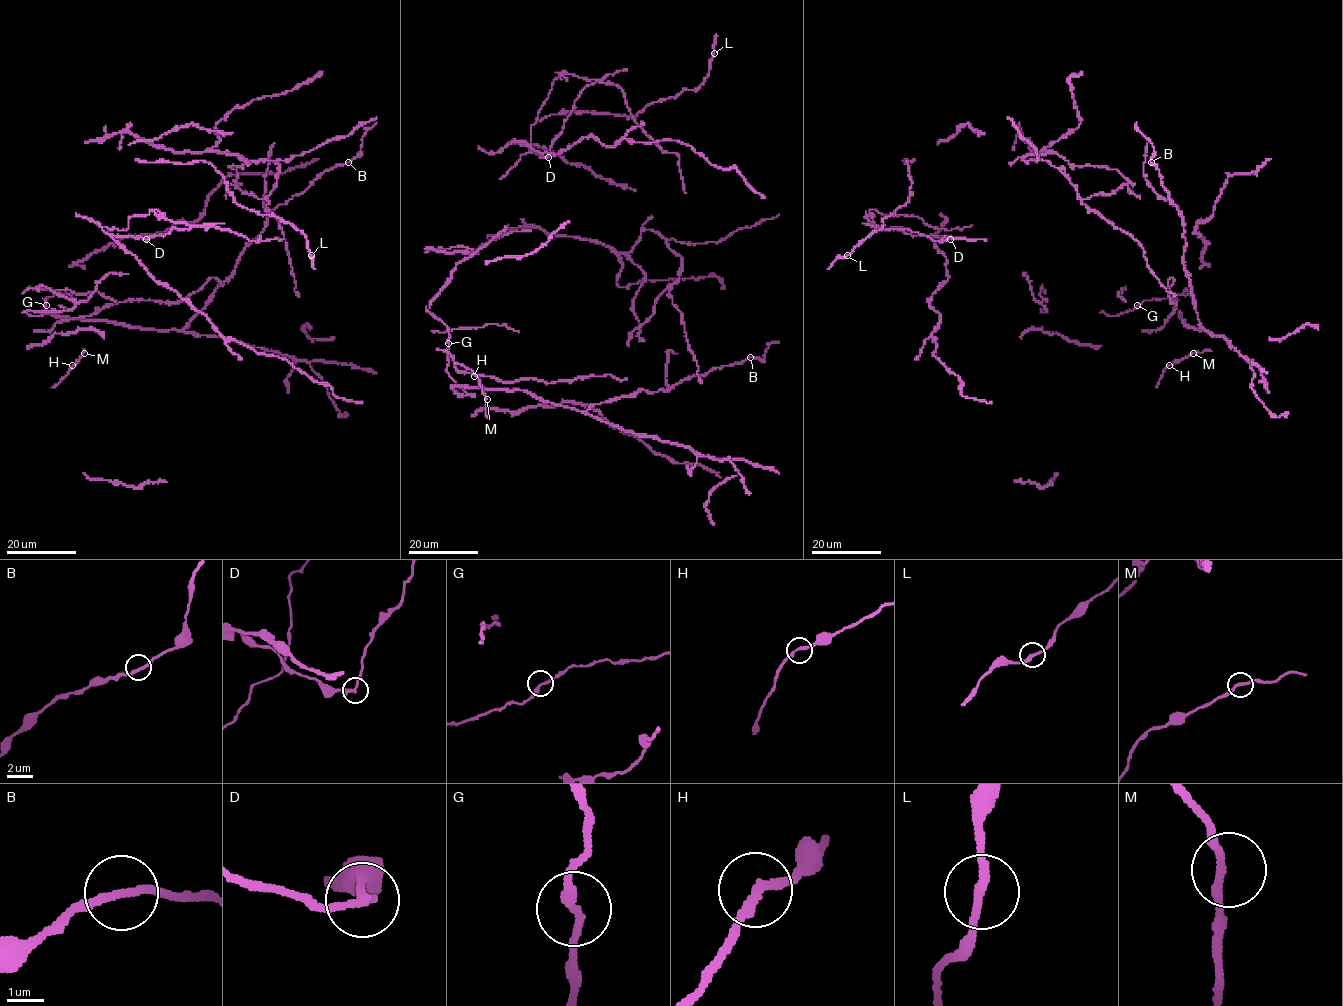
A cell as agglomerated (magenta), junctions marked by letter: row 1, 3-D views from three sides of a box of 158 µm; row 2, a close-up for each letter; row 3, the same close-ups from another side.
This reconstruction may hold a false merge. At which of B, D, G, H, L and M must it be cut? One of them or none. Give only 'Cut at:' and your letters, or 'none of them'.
Cut at: D

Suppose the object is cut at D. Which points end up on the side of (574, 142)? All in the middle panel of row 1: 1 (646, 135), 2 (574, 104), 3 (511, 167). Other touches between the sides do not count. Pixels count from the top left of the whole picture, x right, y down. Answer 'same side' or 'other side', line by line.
1: other side
2: other side
3: other side

